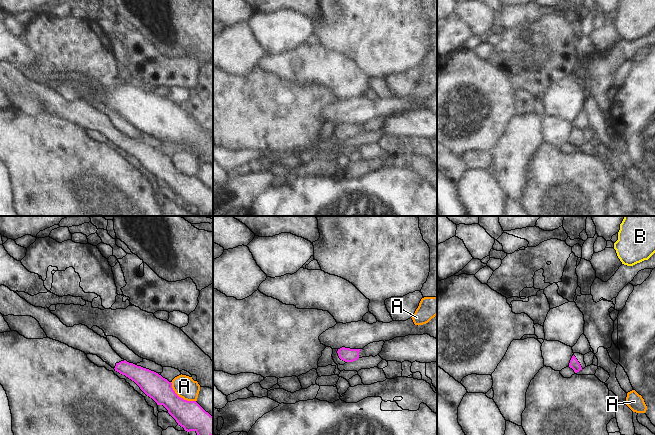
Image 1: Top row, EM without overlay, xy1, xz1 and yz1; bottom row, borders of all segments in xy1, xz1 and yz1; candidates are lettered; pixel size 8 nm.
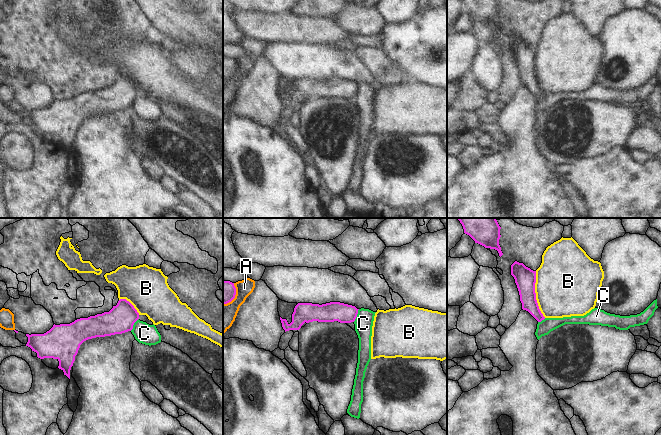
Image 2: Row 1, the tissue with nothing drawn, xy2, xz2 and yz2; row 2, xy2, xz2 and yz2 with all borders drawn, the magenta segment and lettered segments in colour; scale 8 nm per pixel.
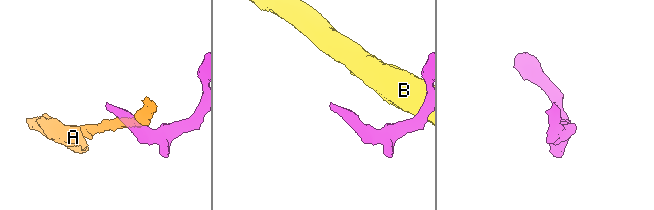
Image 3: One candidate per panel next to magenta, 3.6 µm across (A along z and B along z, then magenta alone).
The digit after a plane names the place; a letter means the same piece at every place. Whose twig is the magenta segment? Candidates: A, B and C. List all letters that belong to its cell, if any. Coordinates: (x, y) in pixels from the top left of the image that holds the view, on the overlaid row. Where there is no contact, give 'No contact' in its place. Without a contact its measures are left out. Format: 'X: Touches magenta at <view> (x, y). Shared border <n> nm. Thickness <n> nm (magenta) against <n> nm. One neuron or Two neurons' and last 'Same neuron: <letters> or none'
A: Touches magenta at xy1 (180, 397). Shared border 260 nm. Thickness 220 nm (magenta) against 180 nm. Two neurons
B: Touches magenta at yz2 (535, 294). Shared border 380 nm. Thickness 170 nm (magenta) against 480 nm. Two neurons
C: Touches magenta at xz2 (356, 315). Shared border 120 nm. Thickness 160 nm (magenta) against 140 nm. Two neurons
Same neuron: none.

